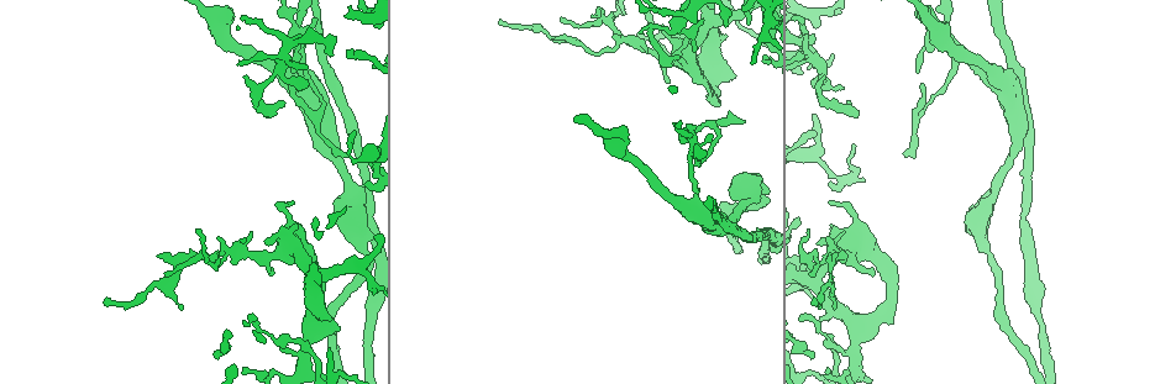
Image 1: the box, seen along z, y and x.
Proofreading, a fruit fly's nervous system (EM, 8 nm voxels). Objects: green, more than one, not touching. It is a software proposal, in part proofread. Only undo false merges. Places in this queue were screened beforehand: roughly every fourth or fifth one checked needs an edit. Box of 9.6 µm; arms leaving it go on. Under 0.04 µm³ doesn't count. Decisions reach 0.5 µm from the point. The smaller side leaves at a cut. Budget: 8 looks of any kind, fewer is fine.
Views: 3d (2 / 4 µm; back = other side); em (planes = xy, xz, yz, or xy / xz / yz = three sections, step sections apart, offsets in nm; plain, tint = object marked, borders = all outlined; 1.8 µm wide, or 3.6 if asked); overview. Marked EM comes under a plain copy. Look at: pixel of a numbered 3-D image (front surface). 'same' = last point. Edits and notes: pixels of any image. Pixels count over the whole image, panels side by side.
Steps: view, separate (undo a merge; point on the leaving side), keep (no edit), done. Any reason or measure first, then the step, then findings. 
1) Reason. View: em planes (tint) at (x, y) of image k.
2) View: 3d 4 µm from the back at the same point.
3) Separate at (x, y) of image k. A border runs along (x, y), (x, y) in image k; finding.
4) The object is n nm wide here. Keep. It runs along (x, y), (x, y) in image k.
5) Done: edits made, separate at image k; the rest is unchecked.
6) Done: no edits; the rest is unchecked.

Four arms meet. View: 3d 2 µm at (819, 274) of image 1.

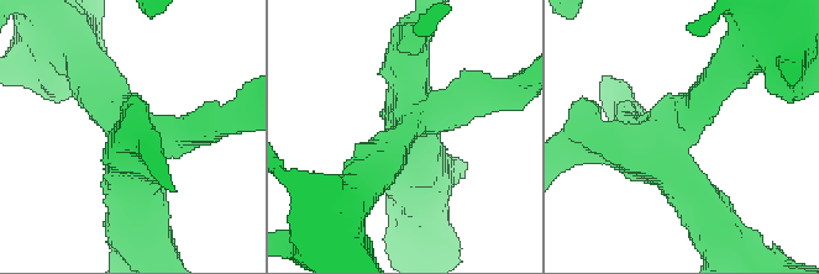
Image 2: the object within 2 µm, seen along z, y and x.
4 arms meet here; need the tissue. View: em xz step 4 (tint) at (666, 139) of image 2.

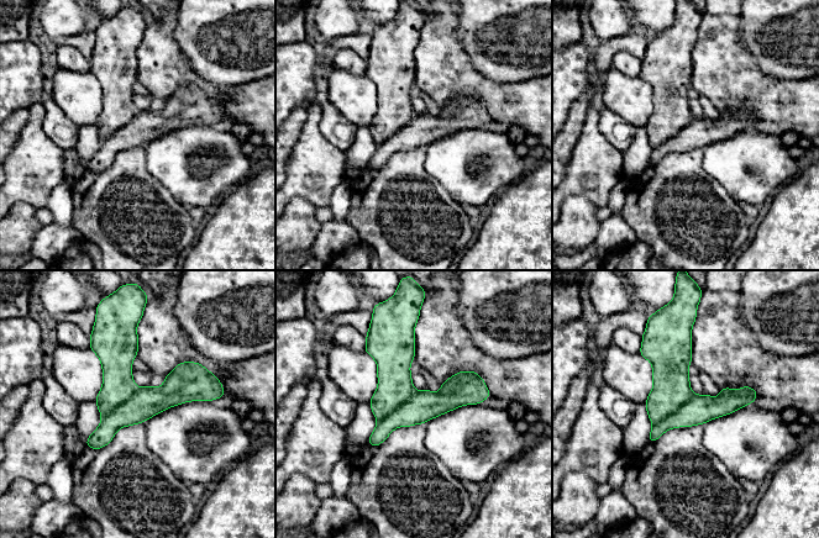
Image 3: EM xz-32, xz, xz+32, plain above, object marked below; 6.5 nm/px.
View: em planes (tint) at the same point.

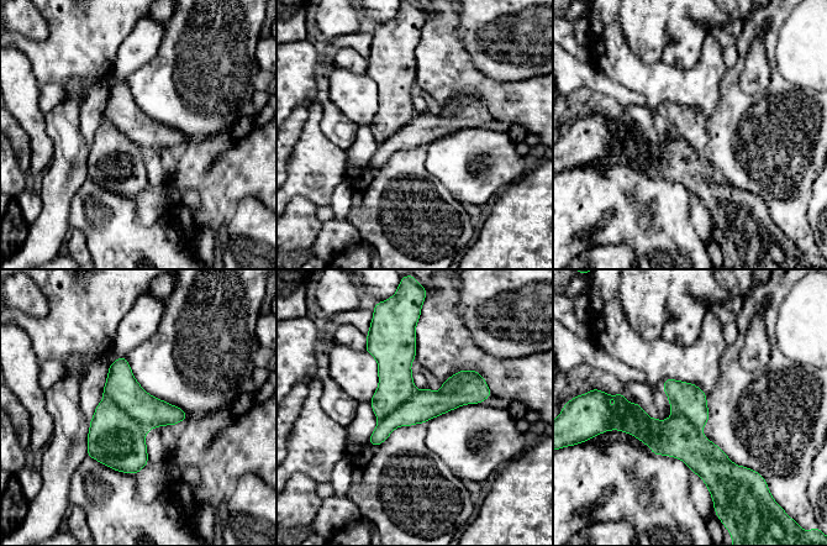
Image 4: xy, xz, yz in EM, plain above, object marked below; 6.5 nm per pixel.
The object is 240 nm wide here. Keep. It runs along (617, 402), (644, 429), (733, 468) in image 4; one cell here.

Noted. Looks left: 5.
Thin neck. View: 3d 2 µm at (661, 27) of image 1.

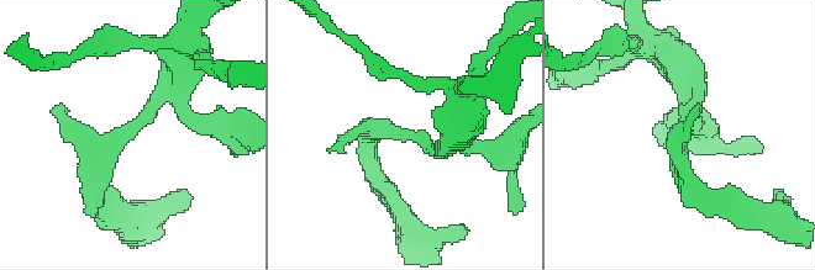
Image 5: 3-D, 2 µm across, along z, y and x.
View: em xy step 4 (tint) at (128, 128) of image 5.

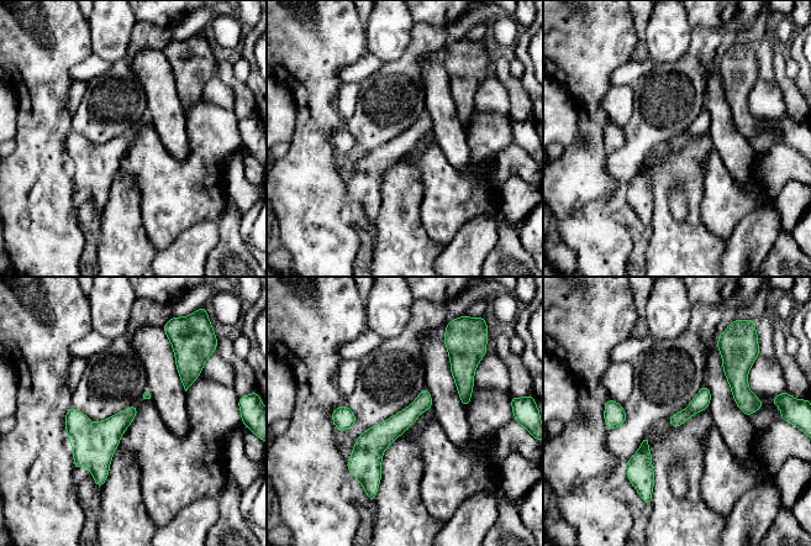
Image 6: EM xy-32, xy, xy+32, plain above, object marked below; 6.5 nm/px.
View: em planes (tint) at the same point.

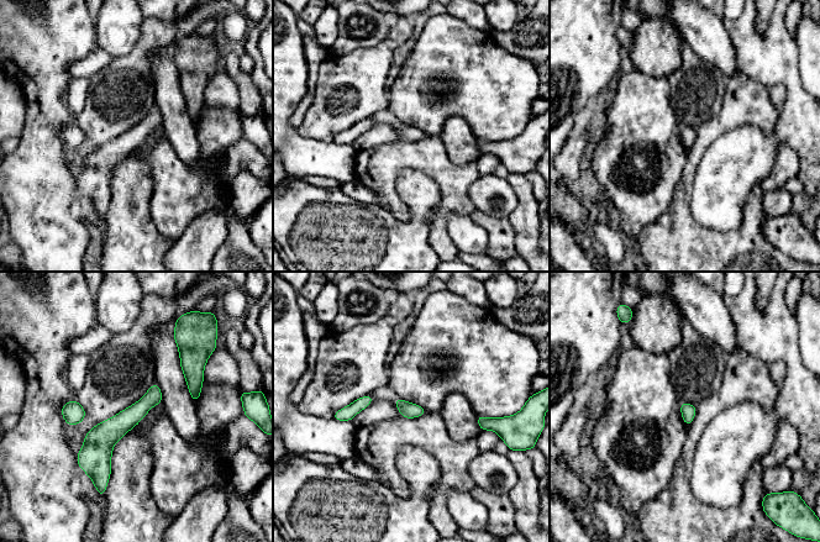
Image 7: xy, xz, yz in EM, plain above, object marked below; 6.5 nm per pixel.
Keep. It runs along (154, 388), (98, 447), (96, 473) in image 7; one cell here.

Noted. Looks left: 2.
Abrupt turn. View: em xy step 8 (tint) at (1013, 94) of image 1.

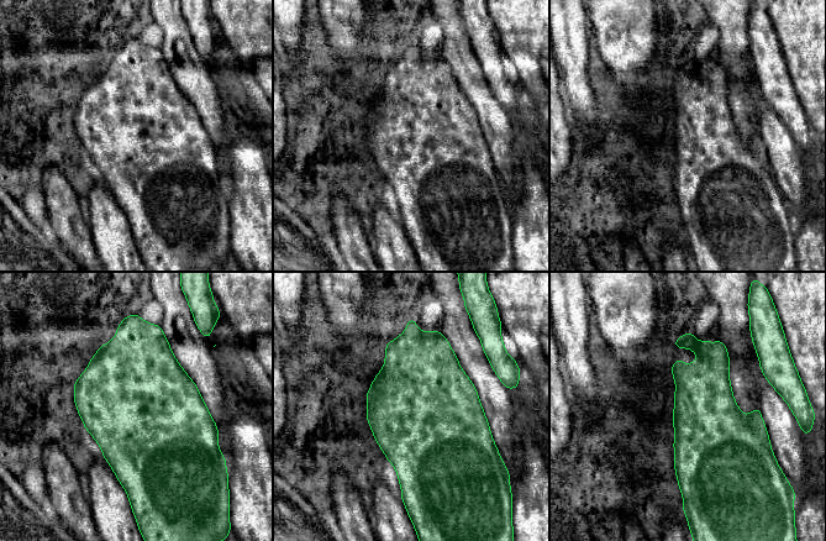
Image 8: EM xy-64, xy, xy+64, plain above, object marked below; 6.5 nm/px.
Keep. Continuous, no second cell.

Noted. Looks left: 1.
Done: no edits; the rest is unchecked.

